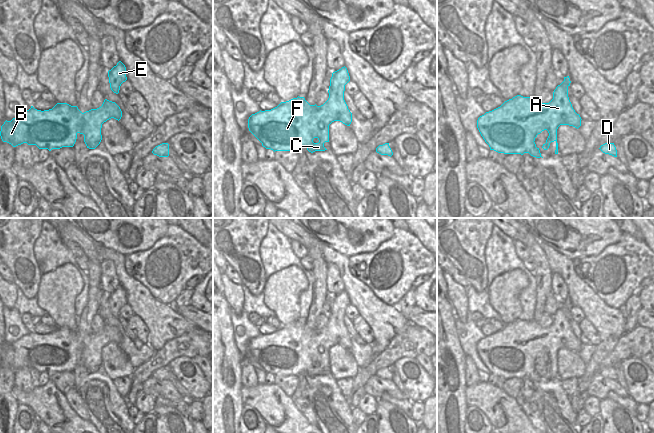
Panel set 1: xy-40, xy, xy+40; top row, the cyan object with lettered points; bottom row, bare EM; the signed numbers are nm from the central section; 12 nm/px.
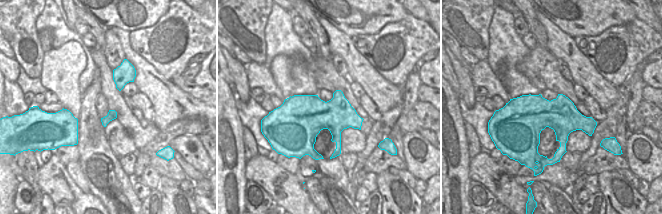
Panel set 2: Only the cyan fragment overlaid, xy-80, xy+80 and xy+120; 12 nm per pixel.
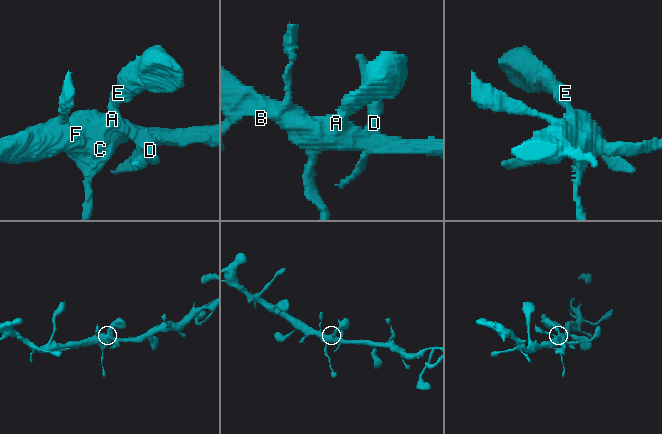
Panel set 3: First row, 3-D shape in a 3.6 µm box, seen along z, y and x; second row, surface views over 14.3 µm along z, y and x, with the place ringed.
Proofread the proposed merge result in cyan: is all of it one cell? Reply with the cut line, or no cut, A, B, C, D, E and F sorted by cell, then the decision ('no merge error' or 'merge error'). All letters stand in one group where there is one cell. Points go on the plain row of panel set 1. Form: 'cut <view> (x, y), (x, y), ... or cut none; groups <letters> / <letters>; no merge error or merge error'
cut none; groups A B C D E F; no merge error

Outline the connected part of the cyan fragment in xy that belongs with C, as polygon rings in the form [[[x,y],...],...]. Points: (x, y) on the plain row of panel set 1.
[[[347,292],[332,297],[329,310],[329,322],[321,330],[310,329],[304,321],[293,322],[281,326],[271,334],[259,335],[248,343],[249,355],[262,367],[266,373],[275,375],[298,375],[305,371],[309,376],[325,375],[325,366],[329,366],[329,349],[340,345],[350,350],[352,337],[344,324],[345,309],[350,305]]]

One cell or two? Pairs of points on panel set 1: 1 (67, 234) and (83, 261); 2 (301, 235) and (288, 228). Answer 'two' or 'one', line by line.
1: two
2: one

